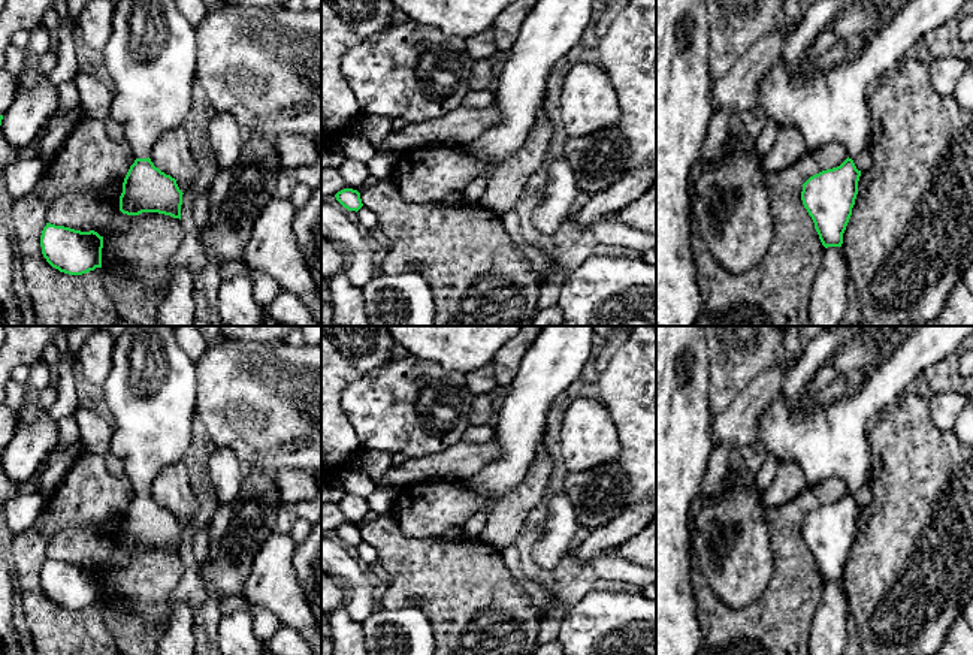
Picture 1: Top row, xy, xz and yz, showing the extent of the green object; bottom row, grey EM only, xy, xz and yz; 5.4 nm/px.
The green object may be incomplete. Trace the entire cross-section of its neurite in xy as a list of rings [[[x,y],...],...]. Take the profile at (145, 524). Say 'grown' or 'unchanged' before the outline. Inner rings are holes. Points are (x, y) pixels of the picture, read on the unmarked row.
grown; [[[130,326],[117,336],[112,368],[97,392],[115,419],[111,455],[123,464],[136,492],[123,517],[120,546],[127,550],[158,547],[181,555],[184,528],[176,514],[149,493],[155,476],[182,459],[196,417],[196,368],[178,344],[173,326]]]

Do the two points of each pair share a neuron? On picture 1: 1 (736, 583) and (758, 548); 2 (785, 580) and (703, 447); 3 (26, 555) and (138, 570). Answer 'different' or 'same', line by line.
1: same
2: different
3: different

